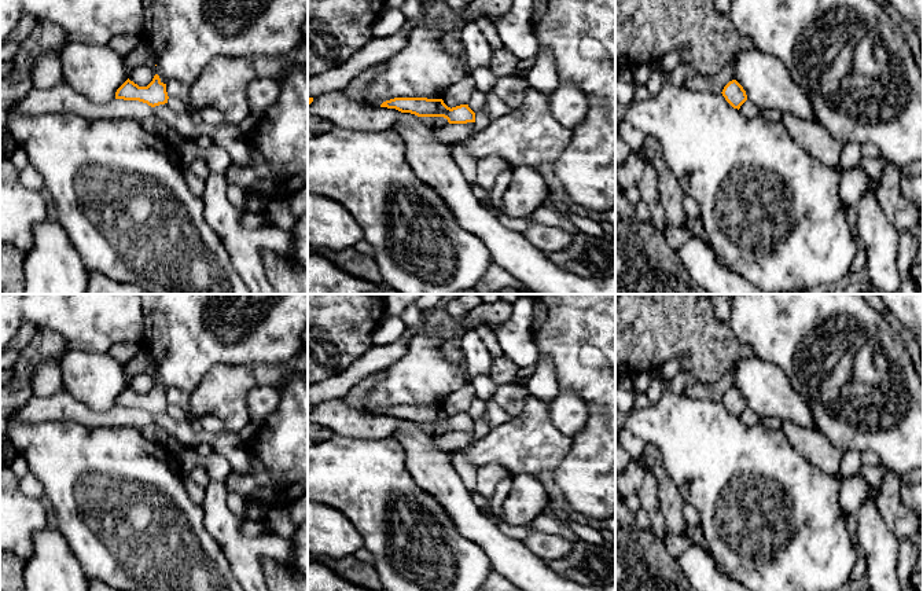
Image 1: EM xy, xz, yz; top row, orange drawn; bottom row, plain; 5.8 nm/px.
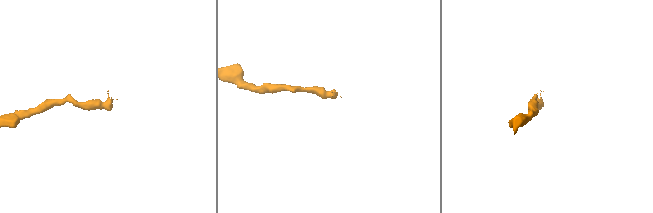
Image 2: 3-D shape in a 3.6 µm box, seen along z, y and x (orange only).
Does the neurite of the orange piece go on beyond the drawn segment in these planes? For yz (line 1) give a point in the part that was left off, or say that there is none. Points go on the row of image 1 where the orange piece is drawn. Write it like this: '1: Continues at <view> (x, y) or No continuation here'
1: No continuation here

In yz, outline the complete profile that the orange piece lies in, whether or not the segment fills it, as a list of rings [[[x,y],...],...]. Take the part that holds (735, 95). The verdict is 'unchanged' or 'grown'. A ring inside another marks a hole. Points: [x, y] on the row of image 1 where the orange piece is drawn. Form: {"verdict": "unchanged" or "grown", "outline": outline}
{"verdict": "unchanged", "outline": [[[732,80],[729,81],[724,89],[722,89],[722,96],[725,100],[733,107],[733,109],[740,109],[740,106],[747,100],[746,91],[743,87],[736,81]]]}

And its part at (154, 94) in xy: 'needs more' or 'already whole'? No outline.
needs more

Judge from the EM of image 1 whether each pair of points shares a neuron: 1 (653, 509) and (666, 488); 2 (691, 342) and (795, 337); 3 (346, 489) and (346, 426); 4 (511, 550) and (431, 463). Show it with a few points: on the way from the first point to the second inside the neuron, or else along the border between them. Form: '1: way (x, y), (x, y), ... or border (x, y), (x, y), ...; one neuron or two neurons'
1: border (650, 470), (657, 485), (658, 507), (668, 532); two neurons
2: border (727, 322), (734, 336), (754, 353); two neurons
3: border (335, 433), (378, 439); two neurons
4: way (488, 535), (459, 506), (448, 487); one neuron

